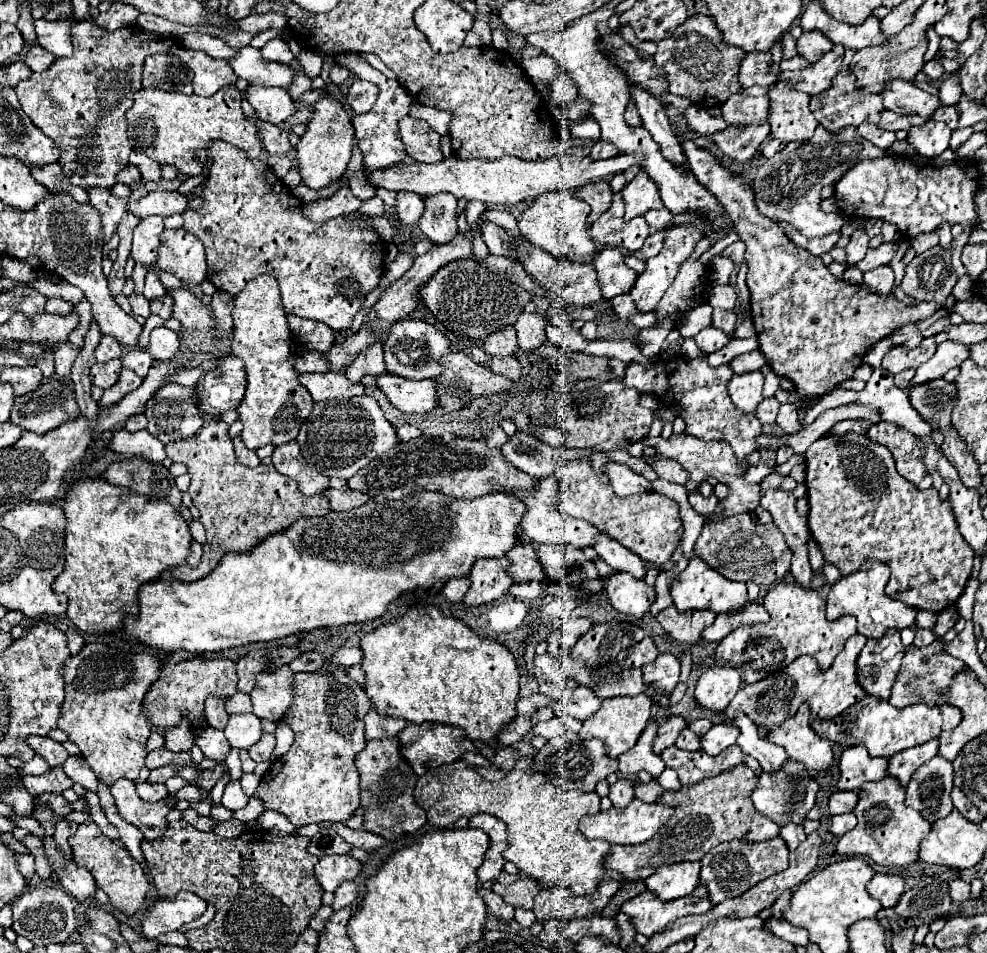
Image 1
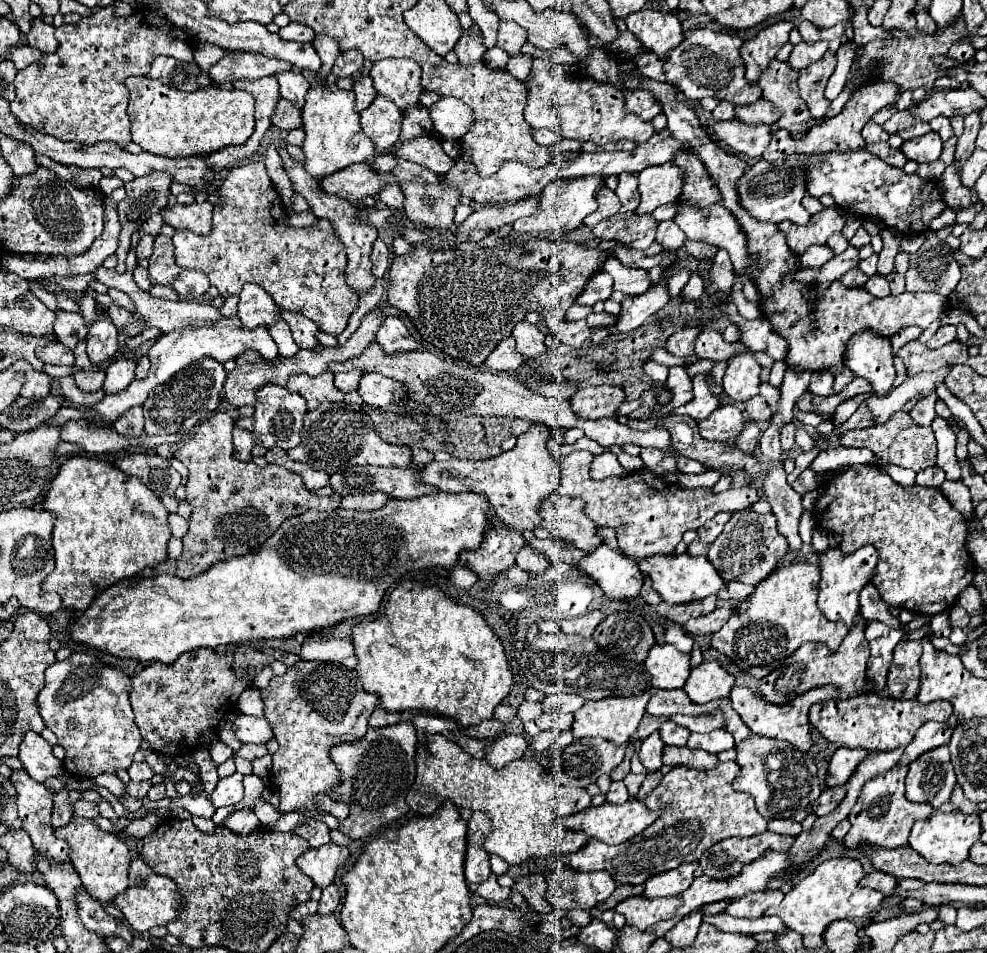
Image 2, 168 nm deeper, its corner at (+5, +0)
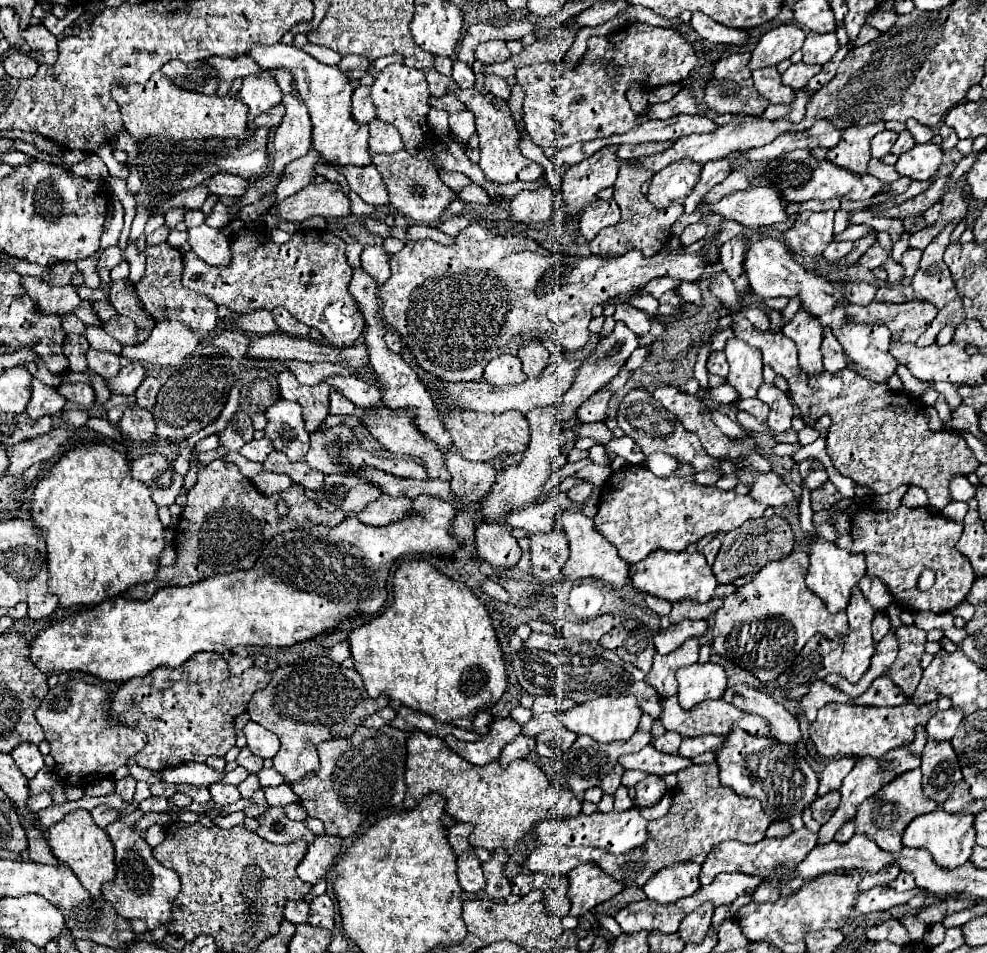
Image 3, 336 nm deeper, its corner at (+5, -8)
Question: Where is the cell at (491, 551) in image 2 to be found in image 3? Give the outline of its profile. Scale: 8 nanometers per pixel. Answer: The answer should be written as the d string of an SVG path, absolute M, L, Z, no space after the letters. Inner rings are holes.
M479 523L475 529L475 545L479 559L499 569L515 567L521 559L521 547L505 523Z

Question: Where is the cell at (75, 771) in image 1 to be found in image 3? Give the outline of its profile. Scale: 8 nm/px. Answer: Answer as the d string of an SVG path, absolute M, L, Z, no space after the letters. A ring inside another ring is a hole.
M123 821L105 827L115 847L115 877L103 885L103 897L115 905L115 911L125 919L143 919L149 929L163 925L171 915L173 899L181 889L181 879L171 869L165 869L153 855L141 831L131 829Z

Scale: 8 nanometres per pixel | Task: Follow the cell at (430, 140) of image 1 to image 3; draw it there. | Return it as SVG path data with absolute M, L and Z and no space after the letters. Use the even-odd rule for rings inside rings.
M439 171L441 181L453 191L453 193L461 193L463 187L467 187L471 183L469 177L465 177L463 173L447 173L447 171Z

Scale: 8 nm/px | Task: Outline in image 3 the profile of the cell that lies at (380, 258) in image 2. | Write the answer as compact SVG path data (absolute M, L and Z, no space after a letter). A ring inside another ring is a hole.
M379 245L363 249L363 253L361 253L361 267L363 267L363 271L367 275L371 275L377 281L377 285L383 285L391 277L387 253Z

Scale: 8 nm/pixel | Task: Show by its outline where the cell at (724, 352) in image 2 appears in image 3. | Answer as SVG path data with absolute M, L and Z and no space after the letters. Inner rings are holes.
M723 351L709 355L707 371L709 371L709 373L715 373L715 375L721 375L721 377L727 377L729 365L727 365L727 359L725 359L725 353L723 353Z

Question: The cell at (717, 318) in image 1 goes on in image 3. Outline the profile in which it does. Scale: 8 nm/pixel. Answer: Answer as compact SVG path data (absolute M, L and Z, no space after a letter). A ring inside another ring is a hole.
M739 233L735 235L733 239L729 239L721 249L719 249L719 255L721 255L721 263L725 265L725 271L727 275L735 281L739 277L739 273L743 273L741 269L741 261L743 261L743 255L745 255L745 243L749 237L745 233Z

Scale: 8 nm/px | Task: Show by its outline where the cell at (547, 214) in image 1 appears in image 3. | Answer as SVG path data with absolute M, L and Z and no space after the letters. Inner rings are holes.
M615 147L601 149L587 161L573 165L565 172L560 195L571 215L581 213L601 189L605 189L607 185L615 185L619 169L615 153Z

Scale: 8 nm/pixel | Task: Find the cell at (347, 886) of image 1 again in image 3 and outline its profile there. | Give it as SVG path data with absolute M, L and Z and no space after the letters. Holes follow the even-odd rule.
M321 895L311 901L311 913L309 913L309 921L307 921L309 925L333 929L333 917L335 917L335 905L329 899L329 895Z

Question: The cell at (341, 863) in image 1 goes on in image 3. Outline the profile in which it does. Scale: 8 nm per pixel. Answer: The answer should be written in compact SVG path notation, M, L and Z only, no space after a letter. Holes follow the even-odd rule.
M315 835L309 843L307 855L297 867L297 875L305 883L317 883L327 875L327 869L335 863L335 859L343 853L343 841L335 835Z

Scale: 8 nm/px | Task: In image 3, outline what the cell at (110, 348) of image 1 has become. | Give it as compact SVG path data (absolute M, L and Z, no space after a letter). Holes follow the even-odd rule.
M89 349L87 351L87 361L89 361L89 371L101 375L103 379L109 379L119 373L121 369L121 357L109 351L97 351Z

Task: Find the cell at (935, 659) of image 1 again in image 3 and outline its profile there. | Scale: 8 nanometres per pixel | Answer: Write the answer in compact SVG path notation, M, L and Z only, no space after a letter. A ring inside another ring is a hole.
M891 617L891 631L897 637L899 653L885 675L893 679L893 683L899 685L907 697L911 697L922 677L923 670L919 667L919 661L925 653L927 633L915 625L903 625L899 617Z

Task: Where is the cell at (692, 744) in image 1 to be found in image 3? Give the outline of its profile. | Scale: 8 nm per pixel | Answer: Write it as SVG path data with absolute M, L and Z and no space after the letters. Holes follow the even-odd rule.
M667 731L665 735L657 737L653 741L653 747L661 753L677 753L679 751L679 745L681 745L681 735L679 733L671 733Z

